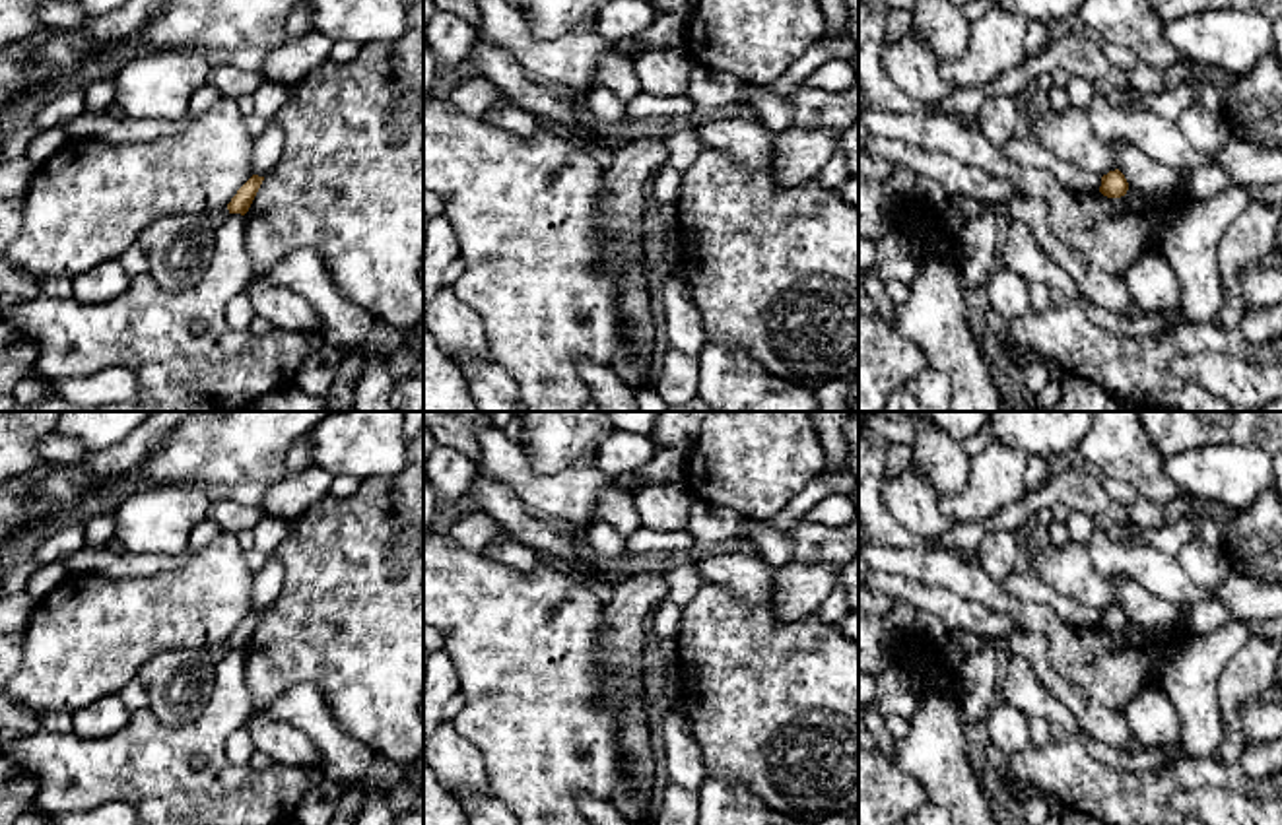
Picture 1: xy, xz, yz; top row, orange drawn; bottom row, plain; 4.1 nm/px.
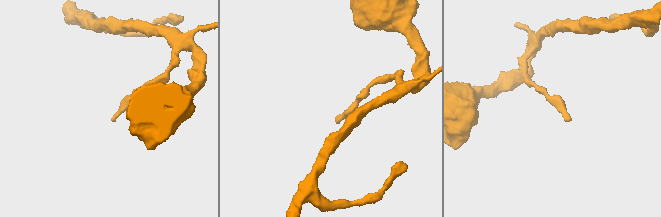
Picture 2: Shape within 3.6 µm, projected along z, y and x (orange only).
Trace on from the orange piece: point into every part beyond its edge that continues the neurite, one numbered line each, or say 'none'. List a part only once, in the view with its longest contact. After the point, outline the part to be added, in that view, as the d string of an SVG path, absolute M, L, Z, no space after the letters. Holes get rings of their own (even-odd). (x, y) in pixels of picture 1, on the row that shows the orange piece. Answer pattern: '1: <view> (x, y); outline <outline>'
none

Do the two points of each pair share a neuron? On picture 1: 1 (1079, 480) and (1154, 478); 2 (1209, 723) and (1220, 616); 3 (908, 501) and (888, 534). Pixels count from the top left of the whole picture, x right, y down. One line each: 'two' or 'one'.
1: two
2: two
3: two

